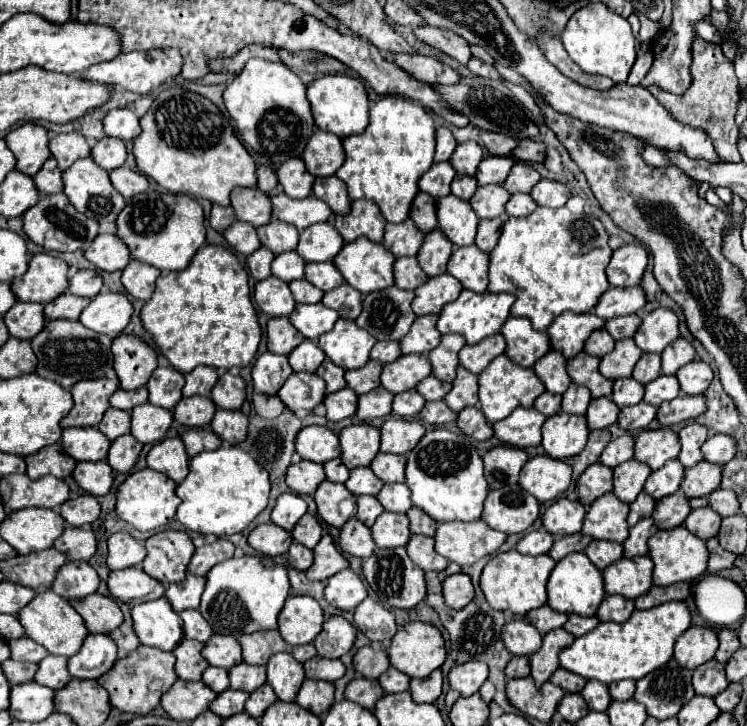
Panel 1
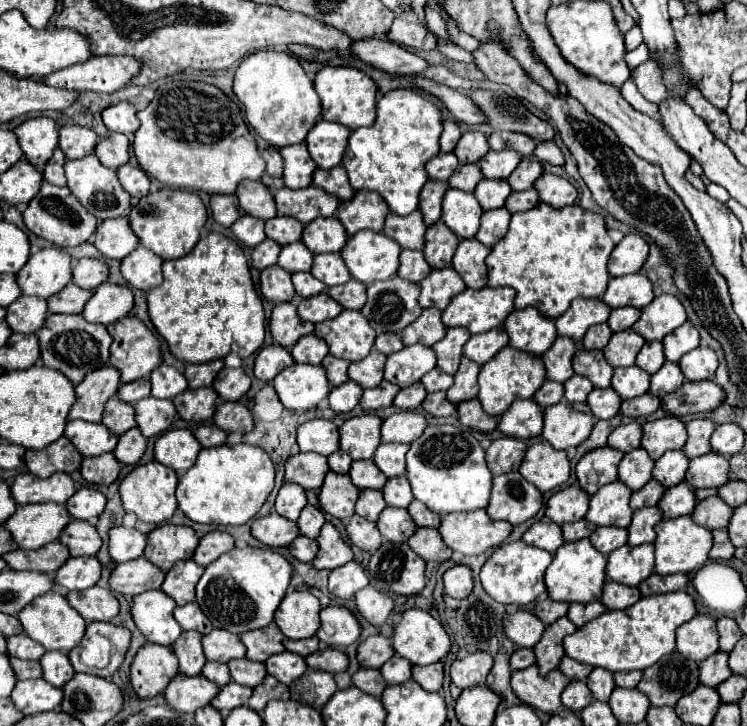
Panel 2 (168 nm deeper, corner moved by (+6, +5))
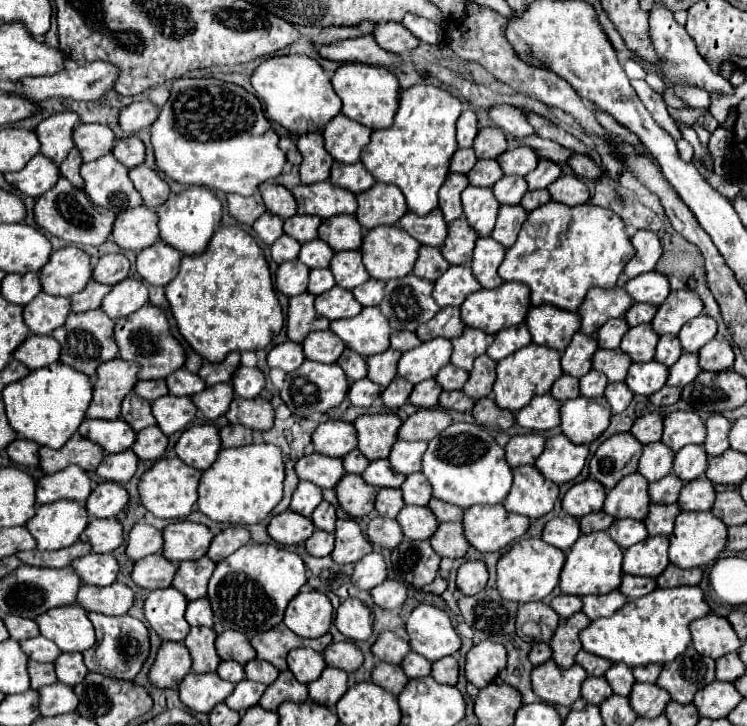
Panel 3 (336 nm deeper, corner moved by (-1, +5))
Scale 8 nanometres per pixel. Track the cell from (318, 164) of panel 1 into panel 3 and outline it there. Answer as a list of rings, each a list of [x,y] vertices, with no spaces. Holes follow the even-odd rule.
[[[343,114],[331,118],[323,130],[327,152],[341,164],[359,162],[359,152],[369,142],[369,134],[369,128],[359,126],[359,122],[351,122]]]

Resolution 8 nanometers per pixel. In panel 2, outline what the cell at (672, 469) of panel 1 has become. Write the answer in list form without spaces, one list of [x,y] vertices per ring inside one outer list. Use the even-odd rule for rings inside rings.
[[[676,450],[676,452],[666,452],[662,458],[656,460],[656,466],[654,466],[654,478],[670,488],[670,486],[676,486],[678,482],[684,480],[684,474],[688,470],[688,458],[682,450]]]

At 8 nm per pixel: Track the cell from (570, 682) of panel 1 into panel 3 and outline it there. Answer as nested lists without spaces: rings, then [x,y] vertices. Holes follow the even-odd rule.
[[[581,650],[577,656],[575,656],[575,662],[589,674],[589,676],[603,676],[611,662],[607,662],[605,658],[595,658],[593,654],[587,654],[585,650]]]

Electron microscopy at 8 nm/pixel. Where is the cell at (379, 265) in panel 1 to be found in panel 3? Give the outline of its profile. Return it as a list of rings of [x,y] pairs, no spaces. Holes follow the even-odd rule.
[[[377,226],[363,238],[363,266],[371,278],[383,282],[403,278],[413,270],[419,246],[421,244],[399,226]]]

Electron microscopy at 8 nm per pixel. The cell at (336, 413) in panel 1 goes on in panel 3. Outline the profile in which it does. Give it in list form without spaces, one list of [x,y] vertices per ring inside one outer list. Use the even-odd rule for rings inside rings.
[[[363,378],[355,384],[351,384],[347,398],[353,406],[371,406],[379,394],[381,394],[381,388],[375,382],[371,382],[369,378]]]

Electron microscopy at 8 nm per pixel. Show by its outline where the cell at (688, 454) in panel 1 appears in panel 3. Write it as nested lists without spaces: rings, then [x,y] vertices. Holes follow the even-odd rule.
[[[713,414],[707,418],[705,426],[707,426],[707,438],[703,442],[703,450],[707,452],[707,456],[723,454],[729,448],[727,432],[731,428],[731,422],[719,414]]]

